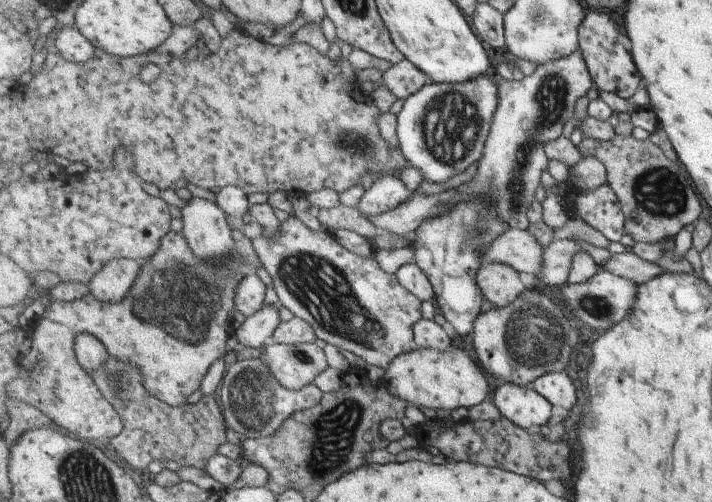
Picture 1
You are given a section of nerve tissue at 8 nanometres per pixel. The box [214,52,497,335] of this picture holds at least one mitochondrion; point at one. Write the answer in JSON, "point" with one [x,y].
{"point":[449,125]}

